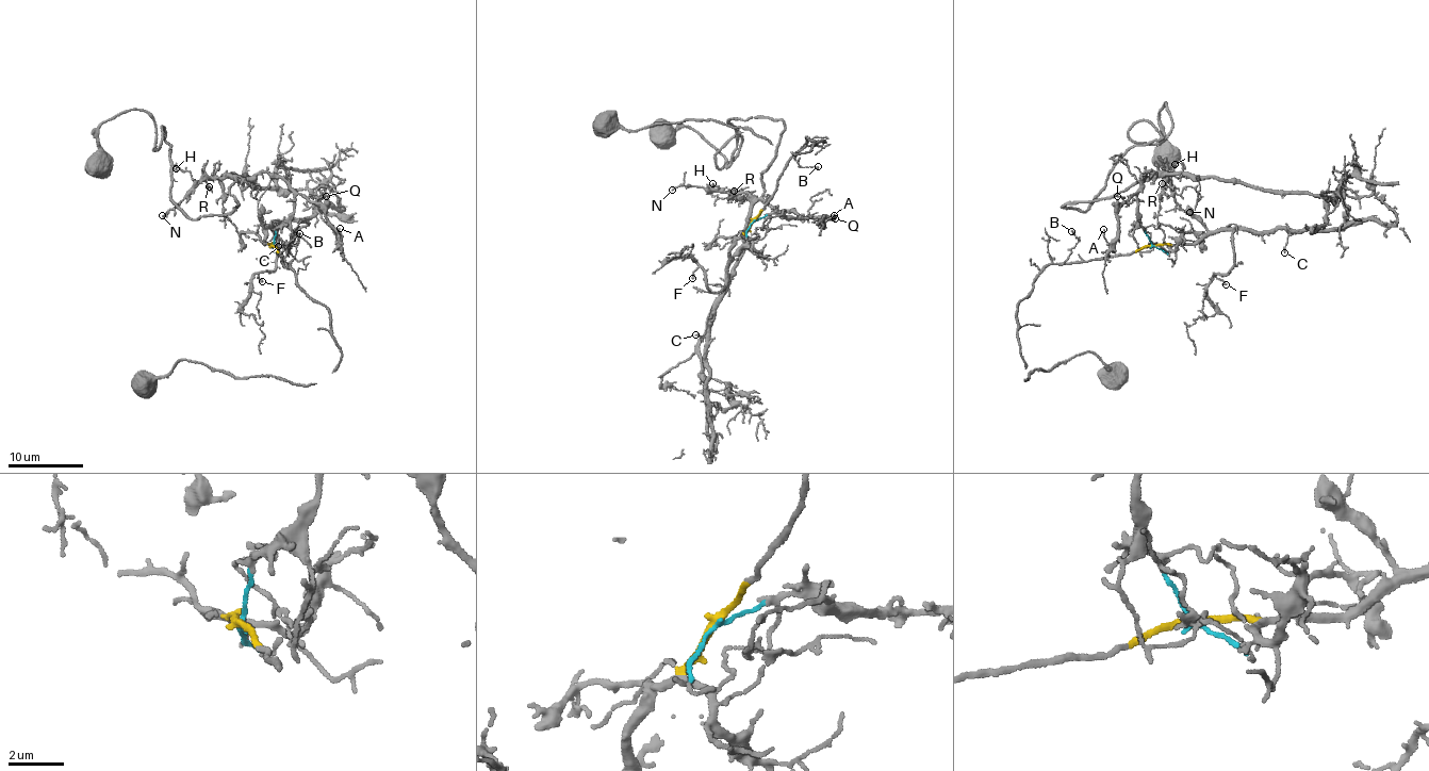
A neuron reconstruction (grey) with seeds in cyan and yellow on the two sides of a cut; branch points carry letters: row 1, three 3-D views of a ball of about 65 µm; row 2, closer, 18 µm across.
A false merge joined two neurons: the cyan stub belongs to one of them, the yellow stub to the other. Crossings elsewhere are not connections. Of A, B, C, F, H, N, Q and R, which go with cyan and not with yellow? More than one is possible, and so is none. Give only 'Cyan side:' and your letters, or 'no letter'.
Cyan side: A, H, N, Q, R

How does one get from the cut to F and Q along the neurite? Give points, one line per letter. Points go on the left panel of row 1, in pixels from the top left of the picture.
F: (273, 246), (264, 242), (264, 230), (272, 227), (278, 257), (273, 271), (261, 273), (258, 278), (262, 282)
Q: (273, 246), (278, 226), (293, 211), (293, 200), (297, 194), (306, 195), (310, 200), (326, 195)

